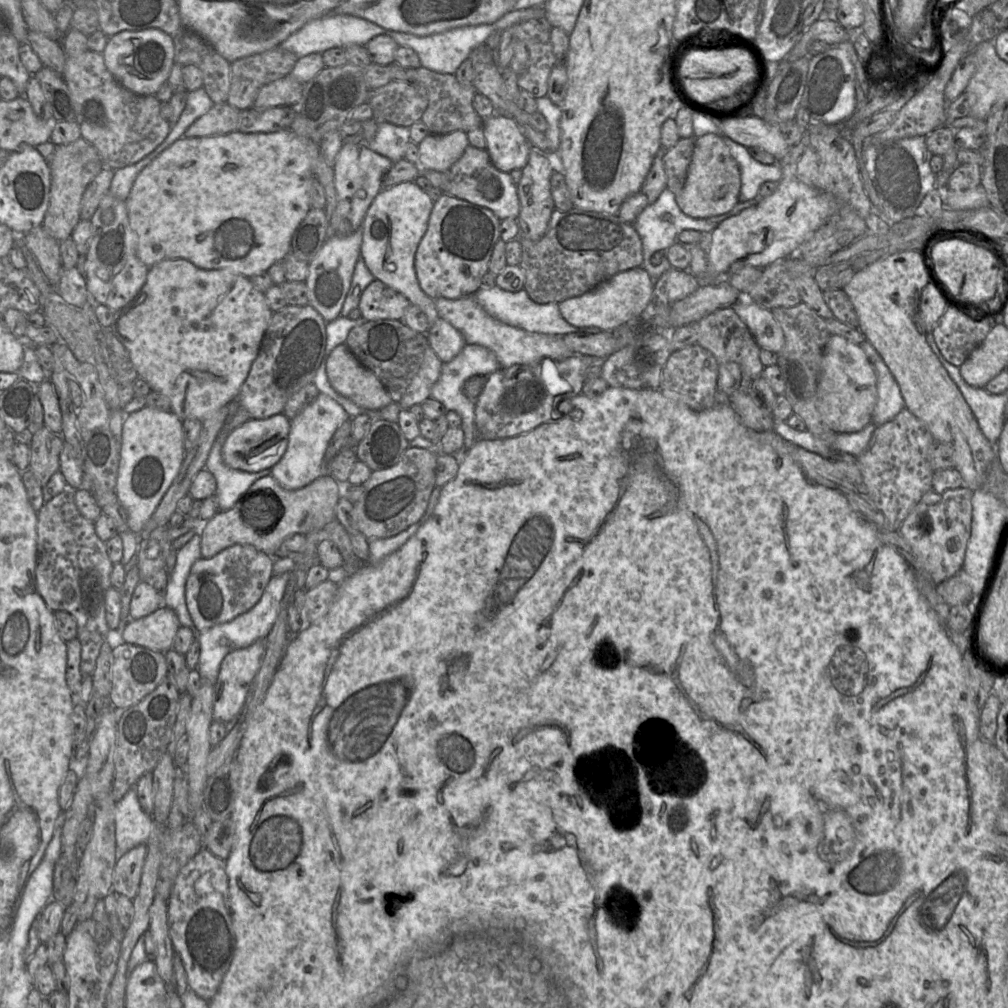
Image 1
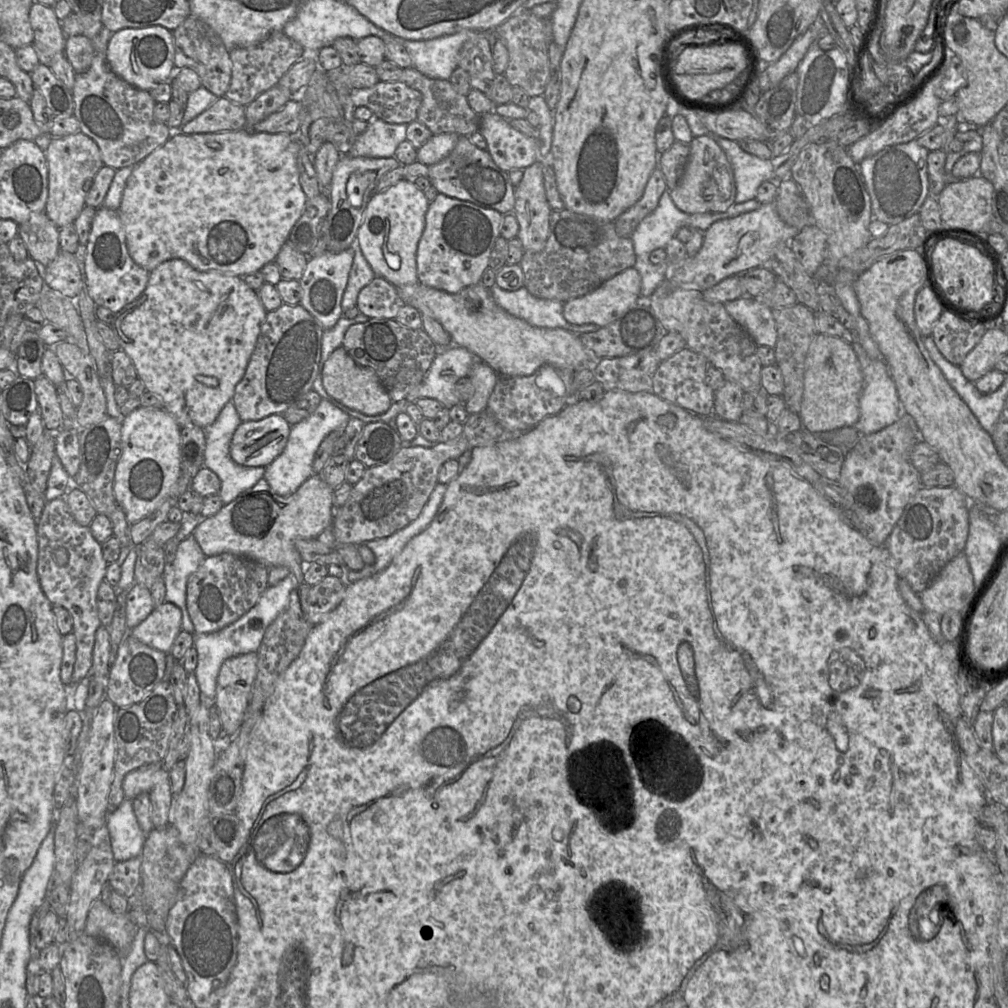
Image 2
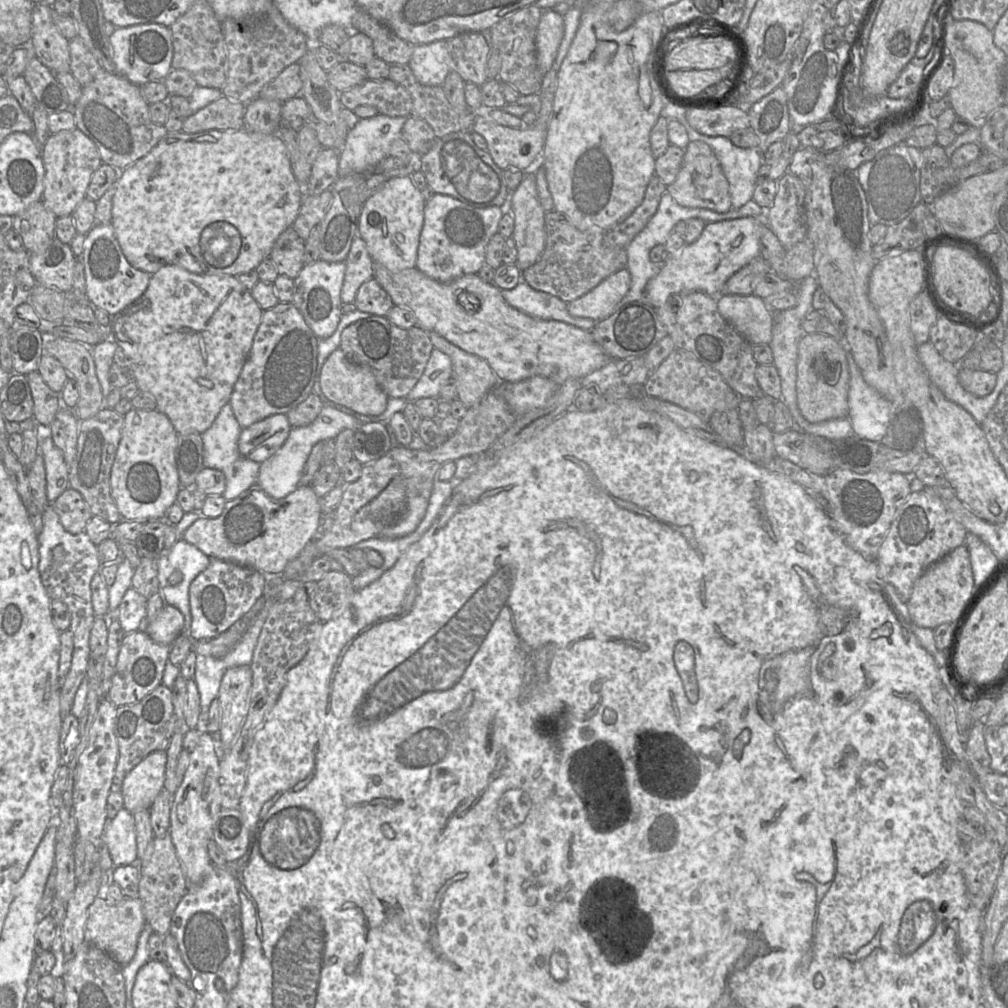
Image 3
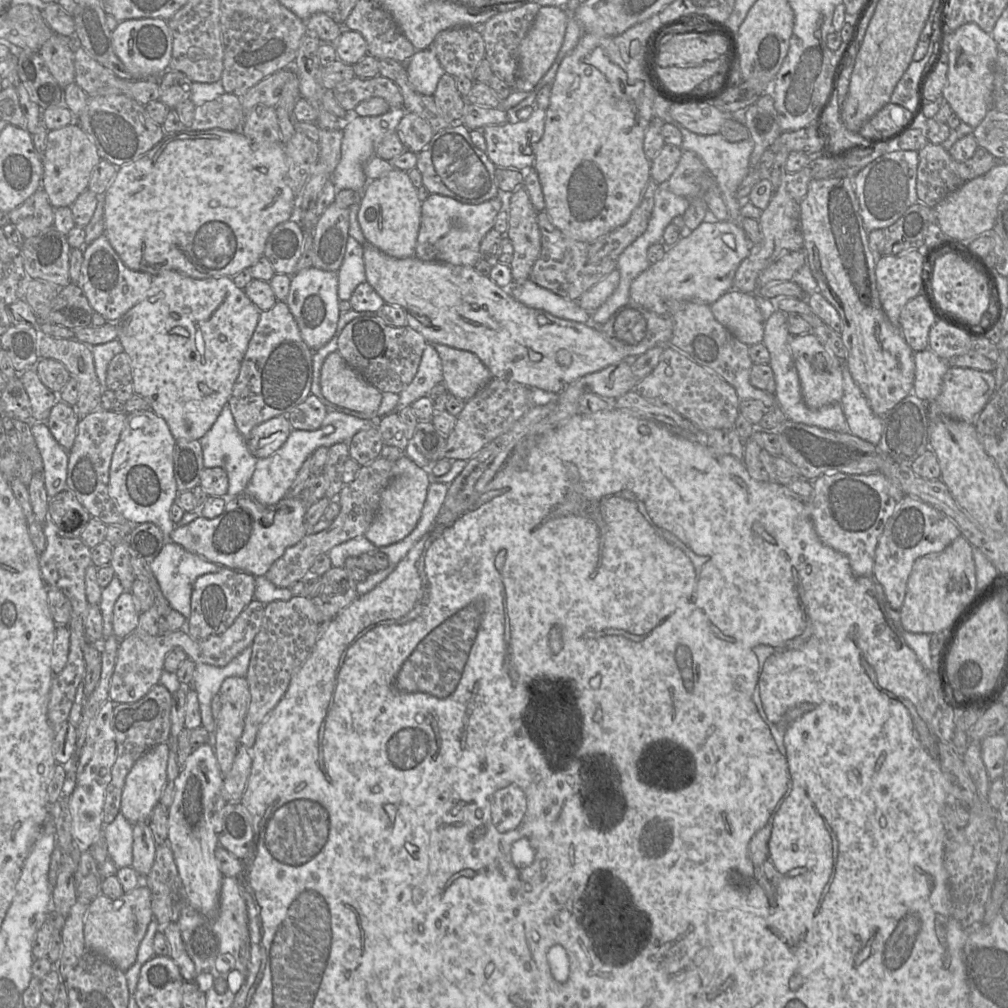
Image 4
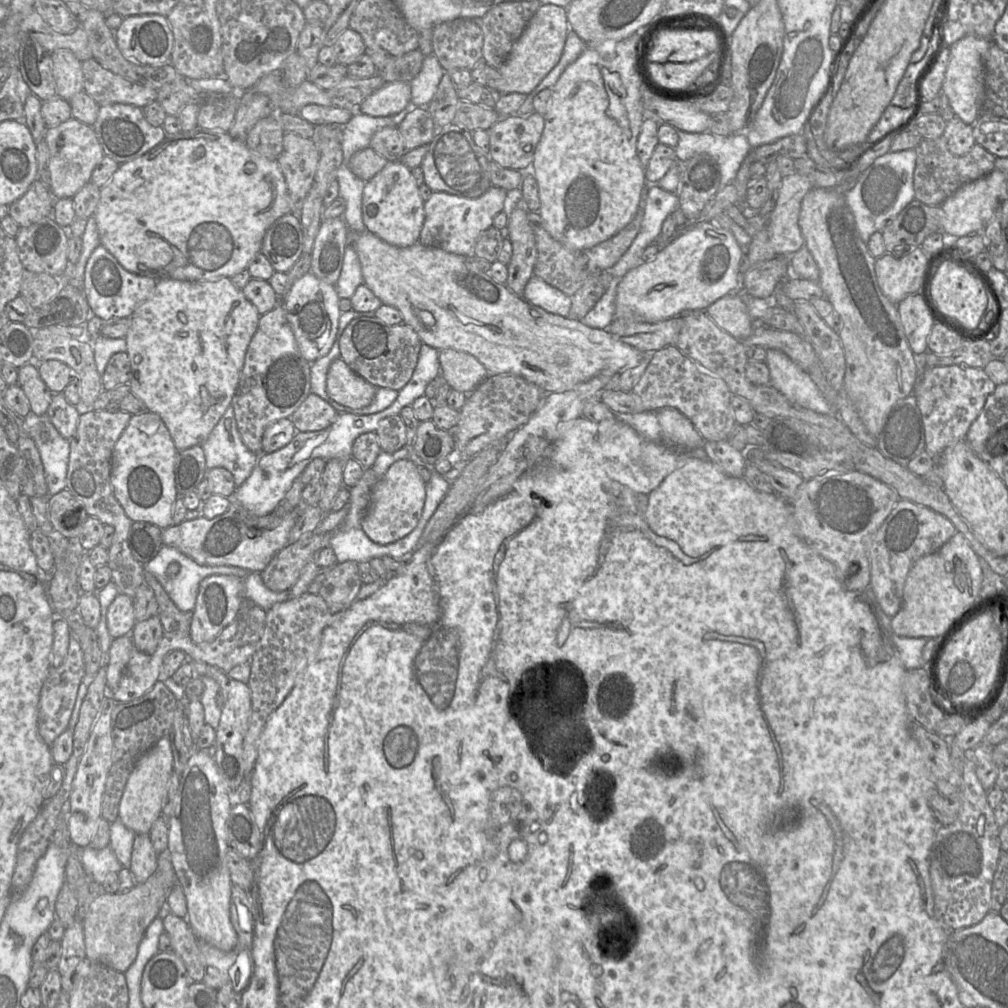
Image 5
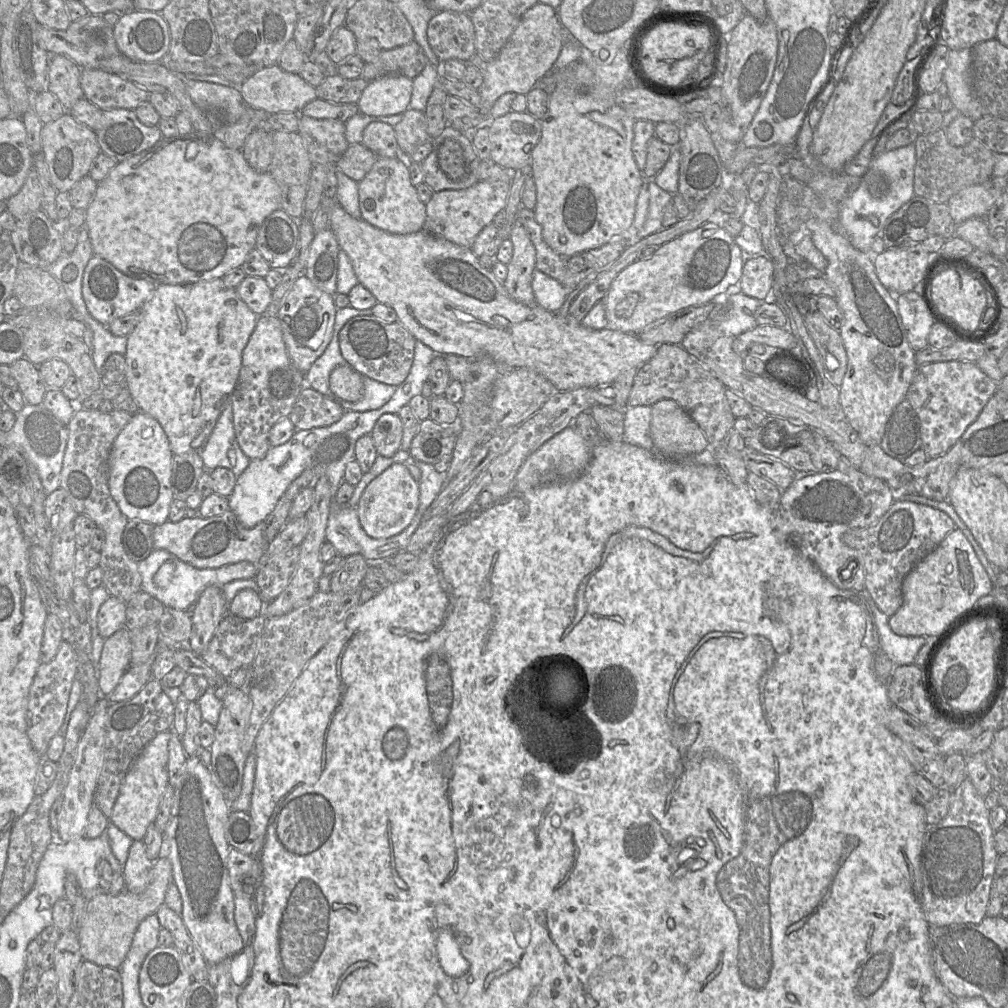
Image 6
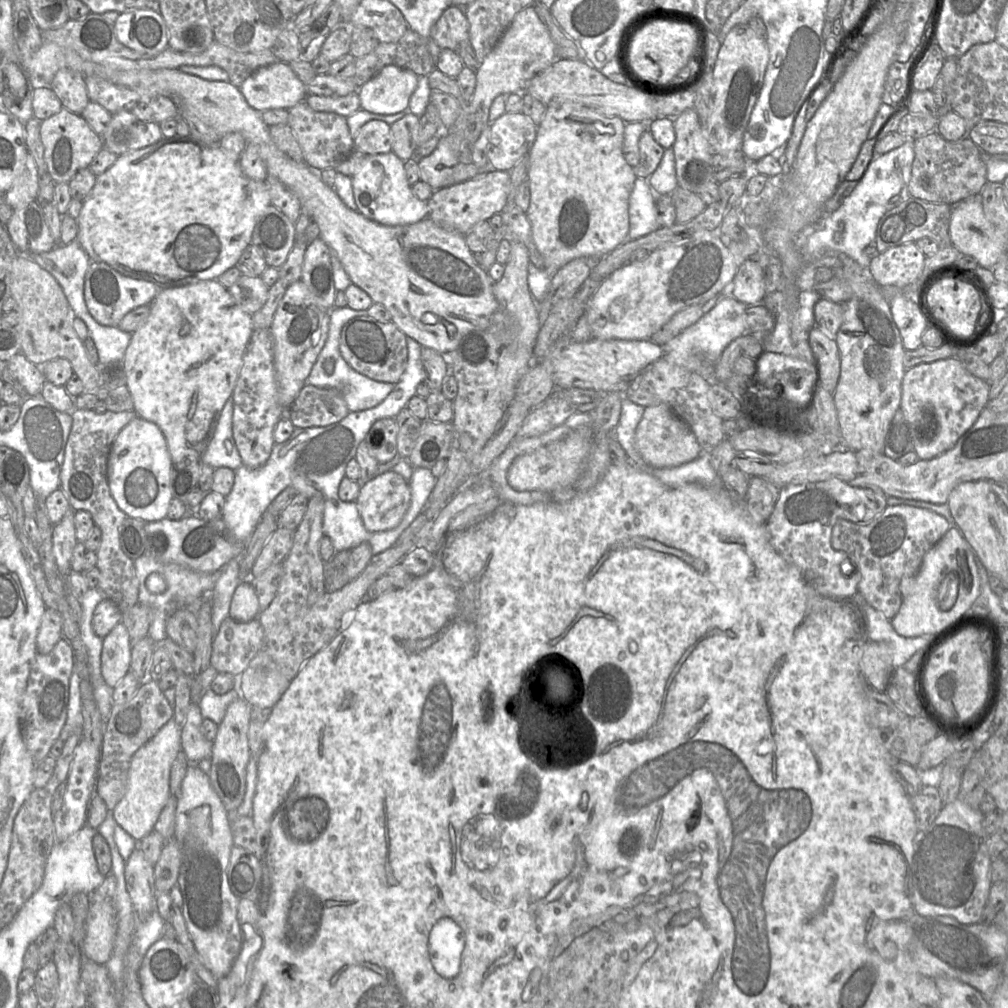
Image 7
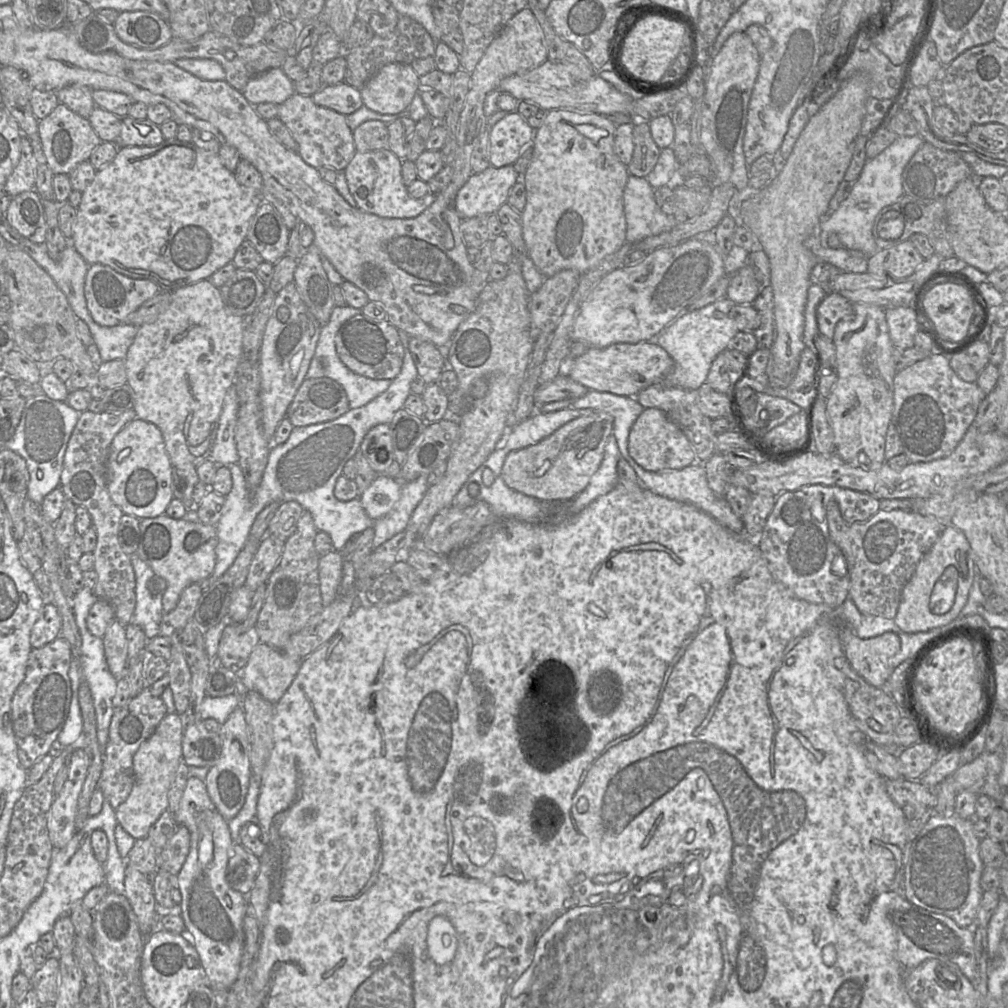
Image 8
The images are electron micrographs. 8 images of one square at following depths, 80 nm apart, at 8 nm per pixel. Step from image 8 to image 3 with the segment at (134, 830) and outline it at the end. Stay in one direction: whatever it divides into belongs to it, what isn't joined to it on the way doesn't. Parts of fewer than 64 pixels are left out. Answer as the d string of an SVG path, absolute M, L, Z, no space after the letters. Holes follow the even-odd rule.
M167 752L150 753L136 765L123 781L124 808L131 813L150 809L164 789Z

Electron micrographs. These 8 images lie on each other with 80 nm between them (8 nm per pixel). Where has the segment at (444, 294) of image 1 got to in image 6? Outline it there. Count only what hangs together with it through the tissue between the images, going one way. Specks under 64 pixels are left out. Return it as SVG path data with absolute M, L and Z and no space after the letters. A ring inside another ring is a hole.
M479 180L465 189L434 192L426 203L424 230L455 244L471 248L481 230L492 223L498 212L505 210L509 190L508 182Z

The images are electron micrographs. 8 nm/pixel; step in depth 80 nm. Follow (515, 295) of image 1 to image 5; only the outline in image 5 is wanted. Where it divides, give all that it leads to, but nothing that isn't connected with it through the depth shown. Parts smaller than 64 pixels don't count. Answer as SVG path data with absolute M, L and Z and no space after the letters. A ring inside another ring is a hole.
M533 275L531 277L525 286L522 297L547 312L564 317L569 316L571 297L549 285L538 276Z

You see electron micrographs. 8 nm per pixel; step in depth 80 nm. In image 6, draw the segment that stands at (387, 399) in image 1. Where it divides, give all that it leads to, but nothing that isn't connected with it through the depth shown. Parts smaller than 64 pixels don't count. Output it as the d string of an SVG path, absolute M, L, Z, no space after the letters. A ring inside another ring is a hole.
M350 365L337 366L330 374L329 387L336 396L348 402L357 402L364 395L362 375Z

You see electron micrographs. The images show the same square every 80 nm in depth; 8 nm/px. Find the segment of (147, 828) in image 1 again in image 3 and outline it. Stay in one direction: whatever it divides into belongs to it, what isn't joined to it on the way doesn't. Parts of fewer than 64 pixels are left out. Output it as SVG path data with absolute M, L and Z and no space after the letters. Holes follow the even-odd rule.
M122 808L115 818L108 819L102 842L107 846L115 867L139 863L134 815L127 809Z

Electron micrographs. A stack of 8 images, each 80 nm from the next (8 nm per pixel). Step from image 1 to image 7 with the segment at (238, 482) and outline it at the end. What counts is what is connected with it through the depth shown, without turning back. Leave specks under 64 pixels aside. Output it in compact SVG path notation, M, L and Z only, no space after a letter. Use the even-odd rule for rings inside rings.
M230 397L220 412L213 434L202 454L201 462L213 468L236 470L243 465L233 438L233 399Z

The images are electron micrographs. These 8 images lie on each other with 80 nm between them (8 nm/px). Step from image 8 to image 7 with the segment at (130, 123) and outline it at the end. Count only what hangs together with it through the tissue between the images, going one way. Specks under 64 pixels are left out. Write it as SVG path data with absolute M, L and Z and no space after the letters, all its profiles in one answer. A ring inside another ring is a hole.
M130 110L113 113L102 134L104 147L118 156L157 143L163 137L157 122L142 121Z

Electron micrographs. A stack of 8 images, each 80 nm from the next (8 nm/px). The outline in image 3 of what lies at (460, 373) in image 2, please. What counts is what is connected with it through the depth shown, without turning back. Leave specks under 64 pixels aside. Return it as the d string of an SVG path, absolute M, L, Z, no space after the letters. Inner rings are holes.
M434 348L425 370L406 400L414 402L419 398L437 398L444 385L452 378L452 362L448 355Z

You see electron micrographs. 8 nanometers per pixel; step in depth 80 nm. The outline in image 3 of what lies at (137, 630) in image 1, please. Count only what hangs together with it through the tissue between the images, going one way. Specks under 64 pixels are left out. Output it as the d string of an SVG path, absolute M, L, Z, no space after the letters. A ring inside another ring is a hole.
M166 604L160 613L142 629L155 642L170 645L184 629L184 616L174 606Z

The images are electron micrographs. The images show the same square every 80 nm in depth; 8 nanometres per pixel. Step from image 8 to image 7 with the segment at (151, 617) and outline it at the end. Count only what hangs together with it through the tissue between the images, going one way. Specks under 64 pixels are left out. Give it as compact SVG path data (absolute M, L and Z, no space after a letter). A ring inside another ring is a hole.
M148 555L138 557L134 560L134 565L139 581L138 602L148 606L153 612L153 620L148 631L148 636L153 642L159 642L167 637L166 619L173 607L177 605L179 608L186 608L187 605L191 604L202 595L210 594L220 574L220 571L204 573L188 569L175 563L164 564ZM154 572L160 573L167 583L166 590L159 594L151 593L146 586L148 576Z

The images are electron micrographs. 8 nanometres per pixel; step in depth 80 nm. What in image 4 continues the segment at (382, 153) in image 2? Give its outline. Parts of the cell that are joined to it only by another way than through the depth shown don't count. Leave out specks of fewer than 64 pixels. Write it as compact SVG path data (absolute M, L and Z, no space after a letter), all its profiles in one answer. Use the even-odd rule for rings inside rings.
M404 107L390 109L388 112L377 116L359 116L353 113L343 123L344 134L341 147L341 159L331 175L331 181L334 183L337 191L352 189L360 192L362 199L363 192L370 181L364 173L364 164L375 155L376 146L382 138L386 134L396 132L398 124L406 113L407 111Z

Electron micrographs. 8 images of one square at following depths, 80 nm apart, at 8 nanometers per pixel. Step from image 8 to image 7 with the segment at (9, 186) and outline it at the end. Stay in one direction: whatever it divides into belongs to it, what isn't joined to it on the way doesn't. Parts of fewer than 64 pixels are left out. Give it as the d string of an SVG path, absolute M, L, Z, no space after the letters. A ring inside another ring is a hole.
M27 150L21 171L12 187L5 192L4 202L11 208L23 207L37 199L39 190L39 174L34 158Z

